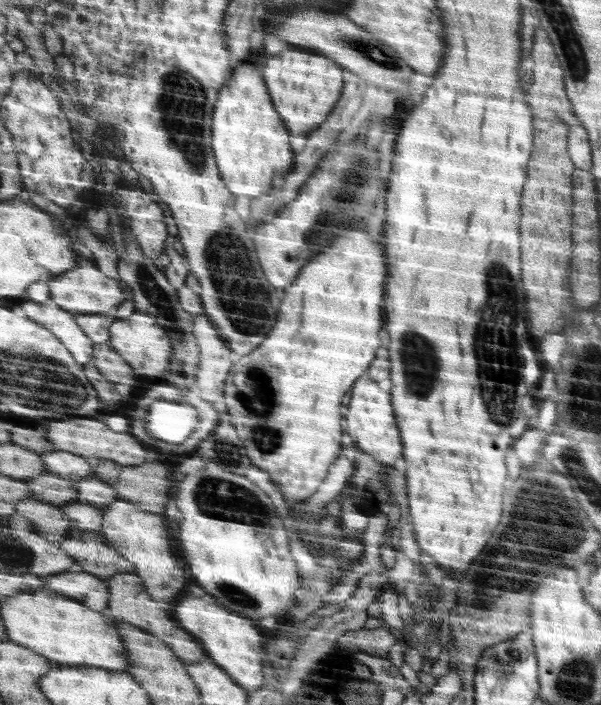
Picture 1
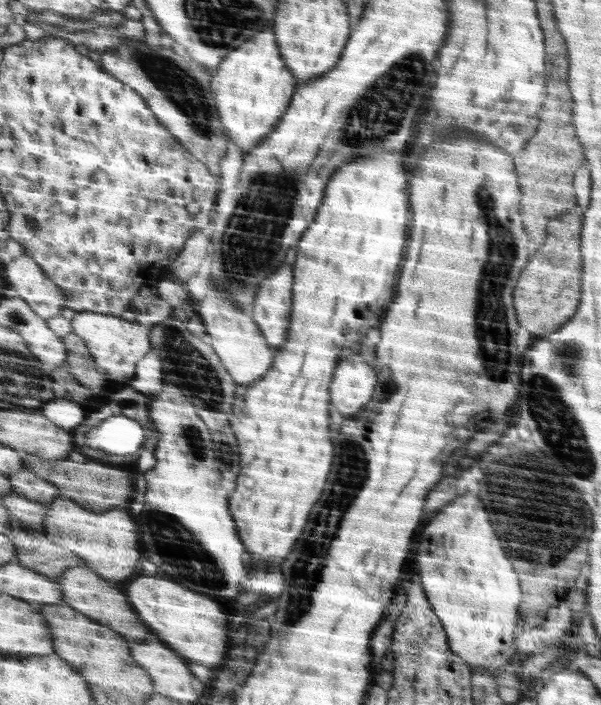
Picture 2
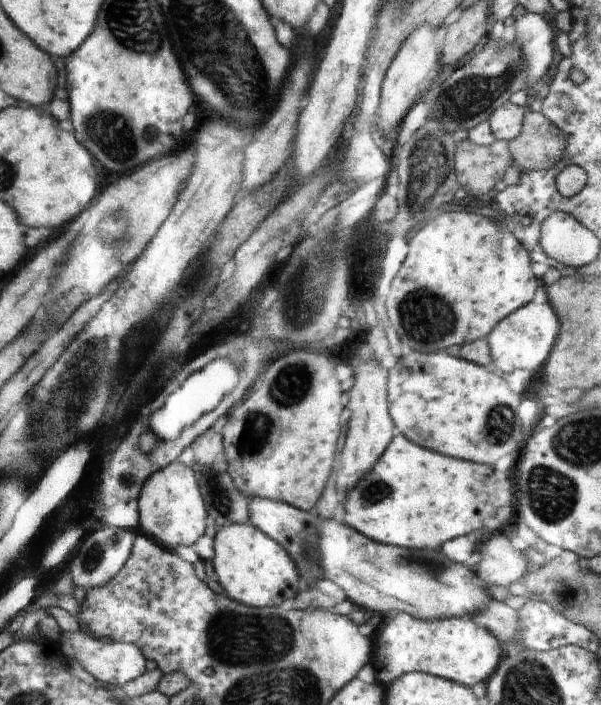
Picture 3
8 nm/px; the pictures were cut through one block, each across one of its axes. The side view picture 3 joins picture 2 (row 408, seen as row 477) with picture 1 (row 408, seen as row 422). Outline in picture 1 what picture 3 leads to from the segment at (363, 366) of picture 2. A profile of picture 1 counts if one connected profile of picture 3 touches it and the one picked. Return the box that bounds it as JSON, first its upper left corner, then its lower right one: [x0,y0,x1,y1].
[346,380,402,466]

